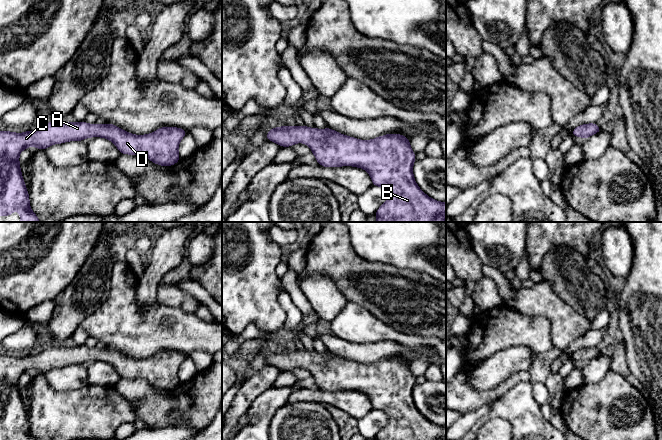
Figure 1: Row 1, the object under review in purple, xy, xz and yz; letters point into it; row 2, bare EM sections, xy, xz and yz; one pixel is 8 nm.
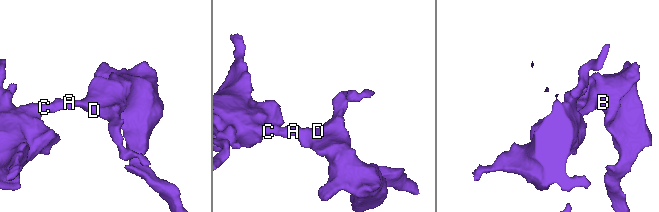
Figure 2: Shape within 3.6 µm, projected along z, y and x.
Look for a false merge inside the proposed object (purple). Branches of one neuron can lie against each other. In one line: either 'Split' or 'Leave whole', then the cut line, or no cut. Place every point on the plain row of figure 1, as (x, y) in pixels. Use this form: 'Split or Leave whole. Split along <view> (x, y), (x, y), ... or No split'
Leave whole. No split

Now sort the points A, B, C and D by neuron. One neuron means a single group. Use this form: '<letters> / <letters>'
A B C D

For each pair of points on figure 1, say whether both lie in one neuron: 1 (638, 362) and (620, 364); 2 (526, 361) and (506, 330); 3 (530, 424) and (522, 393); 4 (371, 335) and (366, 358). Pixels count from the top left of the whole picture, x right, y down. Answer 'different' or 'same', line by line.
1: different
2: different
3: same
4: different

